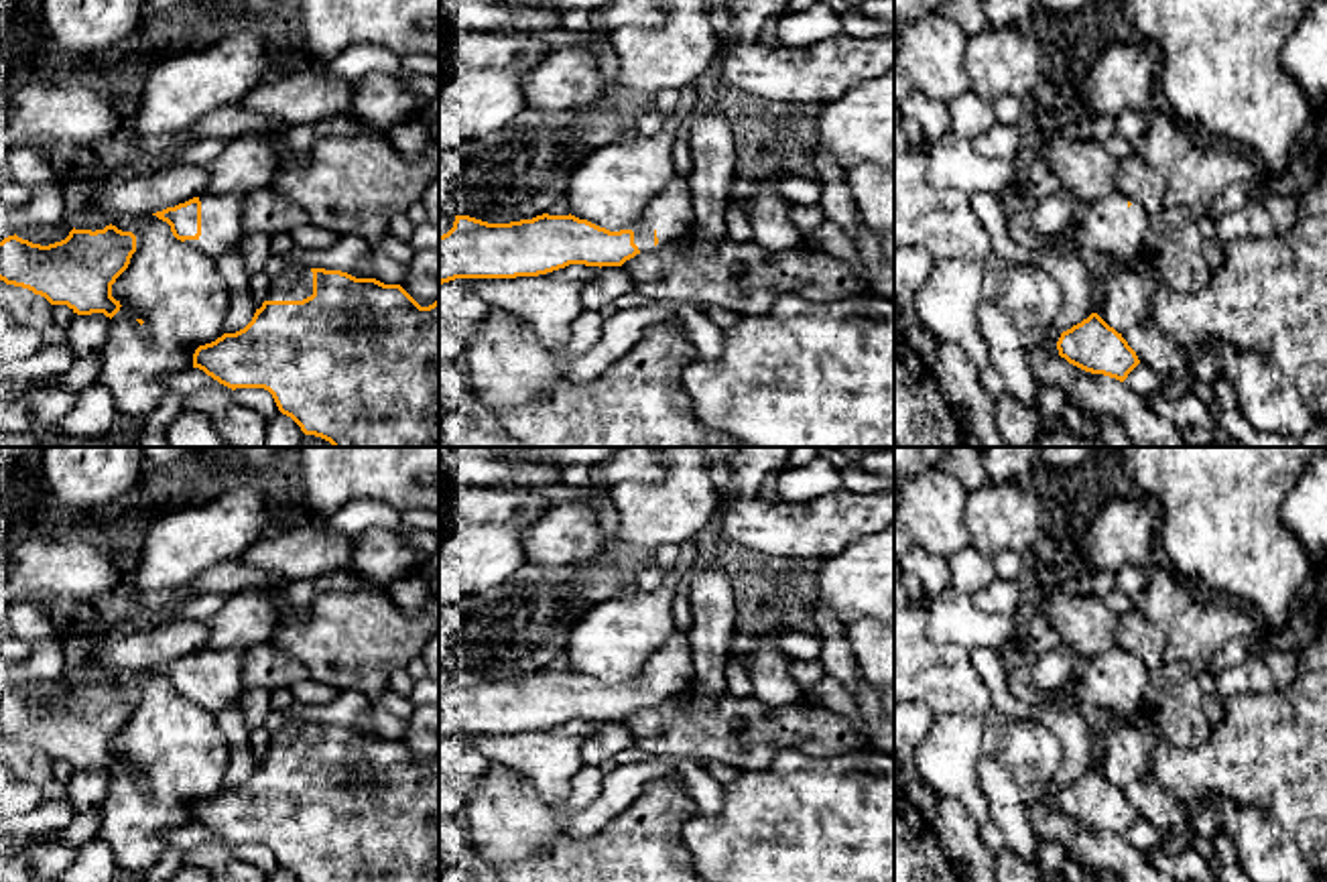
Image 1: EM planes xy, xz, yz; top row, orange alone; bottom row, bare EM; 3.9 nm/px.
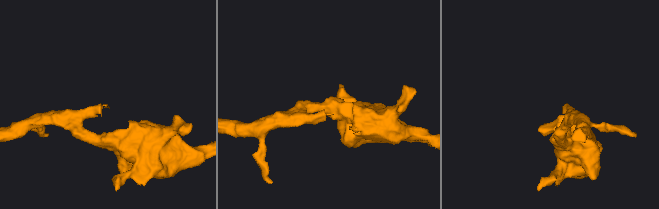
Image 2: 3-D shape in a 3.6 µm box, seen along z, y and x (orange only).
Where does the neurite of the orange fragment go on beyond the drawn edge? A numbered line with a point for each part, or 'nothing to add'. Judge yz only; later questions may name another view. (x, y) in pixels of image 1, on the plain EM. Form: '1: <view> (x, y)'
1: yz (1110, 681)

